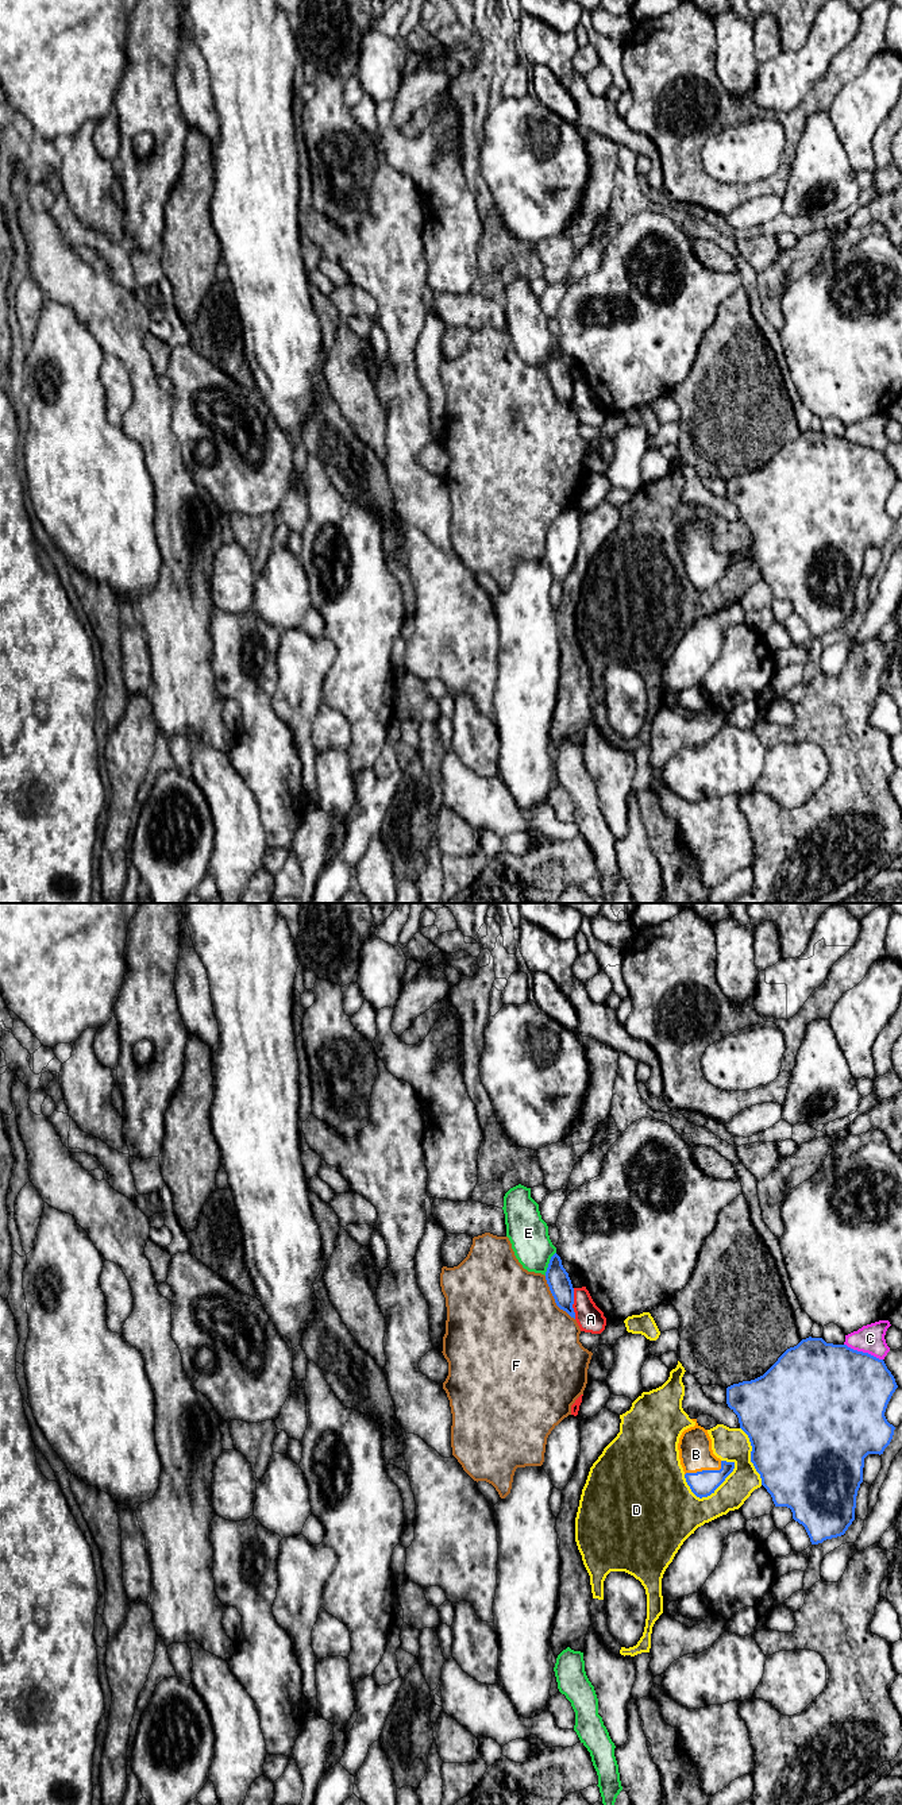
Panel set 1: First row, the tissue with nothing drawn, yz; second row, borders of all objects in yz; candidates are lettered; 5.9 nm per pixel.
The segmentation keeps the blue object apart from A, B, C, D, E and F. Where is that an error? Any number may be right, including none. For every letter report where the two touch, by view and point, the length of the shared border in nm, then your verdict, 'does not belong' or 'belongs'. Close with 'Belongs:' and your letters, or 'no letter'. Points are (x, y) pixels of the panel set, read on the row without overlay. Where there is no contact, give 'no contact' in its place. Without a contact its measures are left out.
A: contact yz (573, 396); length 180 nm; does not belong
B: contact yz (705, 563); length 240 nm; belongs
C: contact yz (862, 444); length 260 nm; does not belong
D: contact yz (709, 587); length 320 nm; does not belong
E: contact yz (548, 357); length 160 nm; does not belong
F: contact yz (554, 390); length 320 nm; does not belong
Belongs: B

